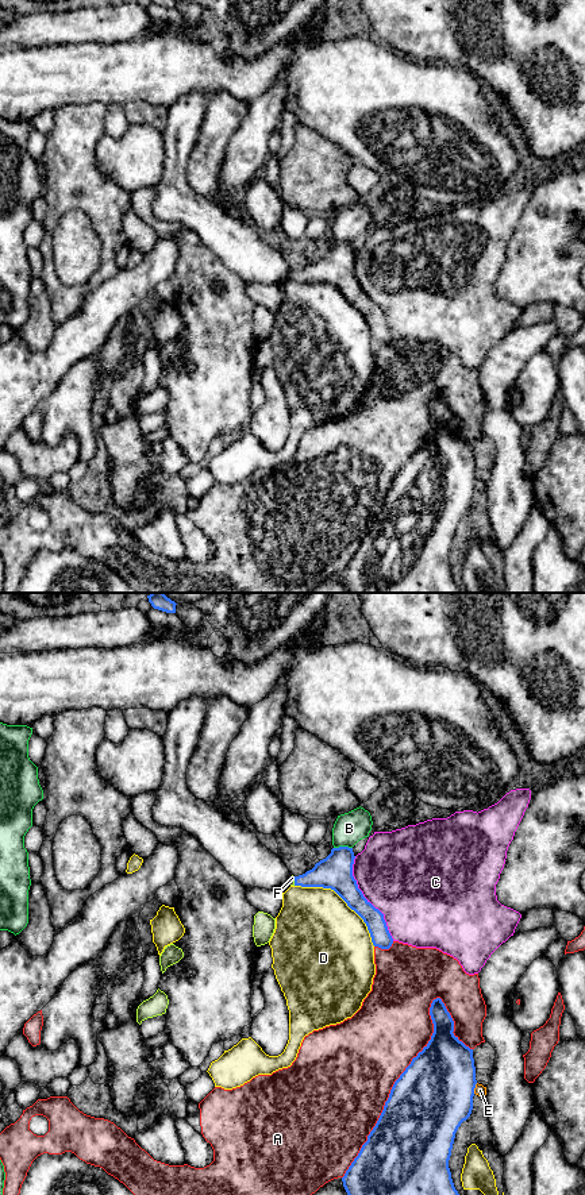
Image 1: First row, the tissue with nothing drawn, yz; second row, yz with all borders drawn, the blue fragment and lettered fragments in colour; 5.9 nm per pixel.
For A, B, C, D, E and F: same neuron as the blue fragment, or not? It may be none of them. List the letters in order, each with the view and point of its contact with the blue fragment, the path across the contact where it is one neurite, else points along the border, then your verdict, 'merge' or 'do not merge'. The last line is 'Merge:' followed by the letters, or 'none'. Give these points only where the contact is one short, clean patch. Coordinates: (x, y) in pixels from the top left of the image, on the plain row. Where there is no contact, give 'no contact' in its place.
A: contact yz (393, 481); do not merge
B: contact yz (342, 242); do not merge
C: contact yz (365, 293); do not merge
D: contact yz (342, 293); do not merge
E: contact yz (474, 482); do not merge
F: contact yz (295, 276); way yz (335, 266), (306, 276), (295, 276), (292, 273); merge
Merge: F

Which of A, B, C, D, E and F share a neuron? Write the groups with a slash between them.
A / B / C / D / E / F

